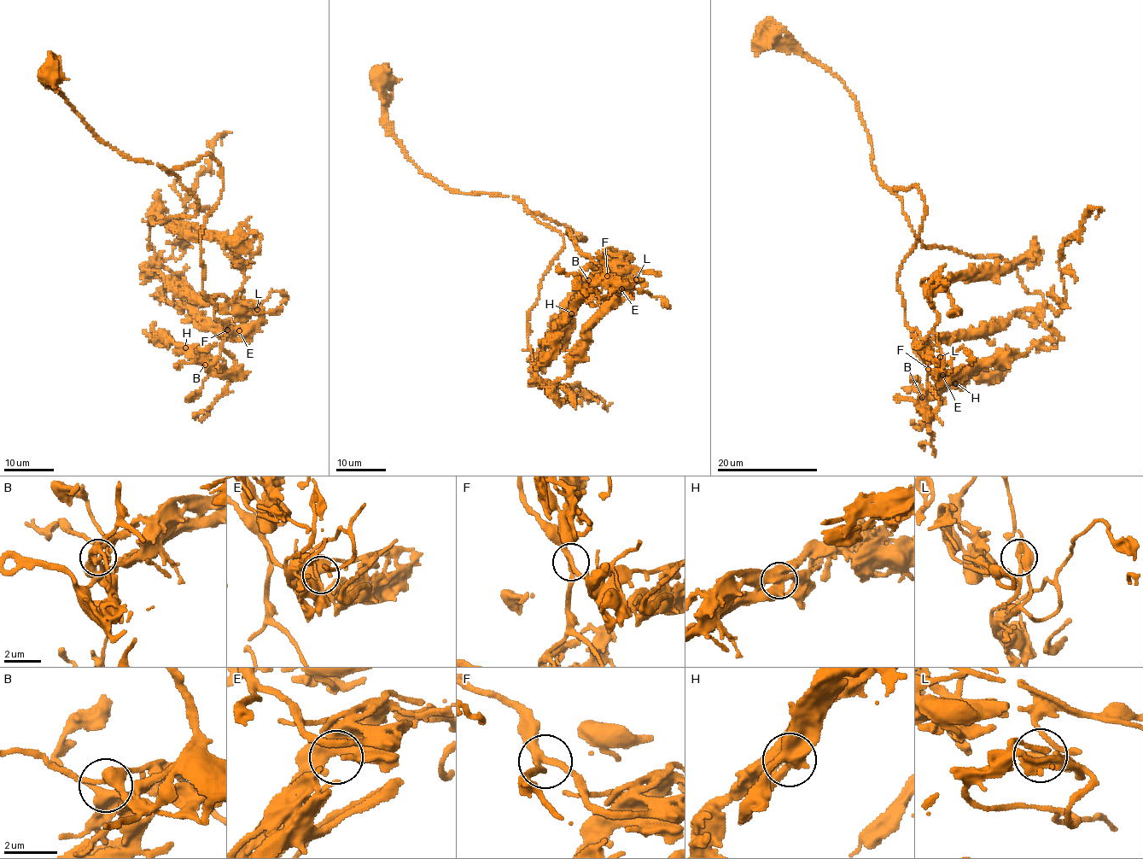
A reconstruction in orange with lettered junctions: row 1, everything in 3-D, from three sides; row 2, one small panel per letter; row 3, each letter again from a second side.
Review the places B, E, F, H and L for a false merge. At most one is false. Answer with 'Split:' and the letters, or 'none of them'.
Split: none of them

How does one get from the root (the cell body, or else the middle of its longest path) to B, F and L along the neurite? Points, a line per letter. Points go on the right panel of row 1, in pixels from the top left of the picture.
B: (764, 35), (827, 67), (854, 101), (877, 177), (924, 199), (898, 276), (928, 370), (922, 397)
F: (764, 35), (827, 67), (854, 101), (877, 177), (890, 189), (916, 186), (924, 199), (898, 289), (928, 369)
L: (764, 35), (827, 67), (854, 101), (877, 177), (918, 188), (923, 227), (898, 289), (906, 324), (941, 357)

